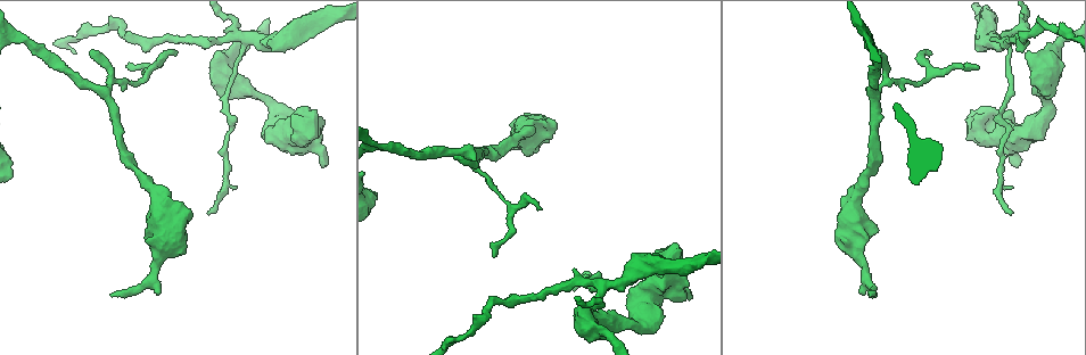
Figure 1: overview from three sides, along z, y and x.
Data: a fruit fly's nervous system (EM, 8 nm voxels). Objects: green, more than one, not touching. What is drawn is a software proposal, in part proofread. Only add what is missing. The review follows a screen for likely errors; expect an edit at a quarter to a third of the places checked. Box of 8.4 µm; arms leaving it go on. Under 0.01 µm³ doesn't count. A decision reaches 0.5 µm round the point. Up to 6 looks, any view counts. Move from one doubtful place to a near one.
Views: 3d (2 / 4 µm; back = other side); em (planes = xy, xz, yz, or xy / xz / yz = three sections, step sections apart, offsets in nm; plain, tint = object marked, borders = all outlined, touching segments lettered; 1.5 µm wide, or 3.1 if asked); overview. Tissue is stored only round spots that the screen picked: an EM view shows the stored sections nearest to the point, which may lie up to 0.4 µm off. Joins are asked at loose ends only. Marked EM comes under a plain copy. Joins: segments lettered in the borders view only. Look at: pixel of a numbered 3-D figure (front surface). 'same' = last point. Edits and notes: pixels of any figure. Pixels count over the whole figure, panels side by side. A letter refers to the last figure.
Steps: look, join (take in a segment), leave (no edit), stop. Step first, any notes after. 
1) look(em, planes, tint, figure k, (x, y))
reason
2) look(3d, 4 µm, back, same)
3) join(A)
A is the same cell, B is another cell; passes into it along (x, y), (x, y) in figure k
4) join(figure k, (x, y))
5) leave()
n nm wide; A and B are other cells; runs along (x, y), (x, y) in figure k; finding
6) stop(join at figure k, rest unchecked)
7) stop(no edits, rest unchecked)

look(3d, 2 µm, figure 1, (574, 289))
thin end

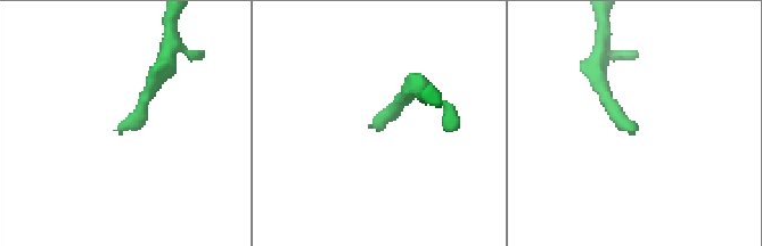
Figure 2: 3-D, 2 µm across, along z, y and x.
look(em, xy, step 4, tint, figure 2, (376, 127))
now the EM

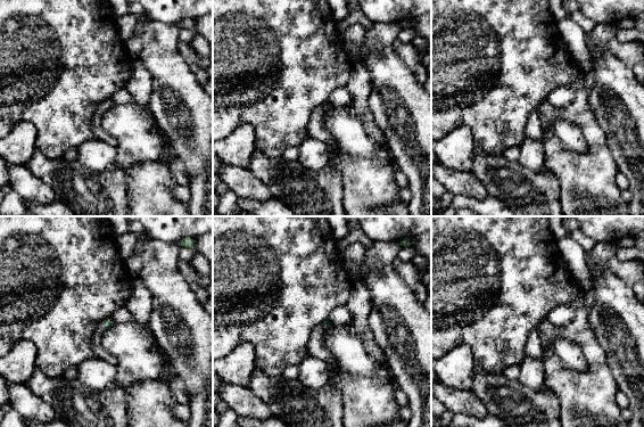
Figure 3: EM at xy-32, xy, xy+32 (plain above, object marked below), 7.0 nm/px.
look(em, planes, borders, same)
another direction

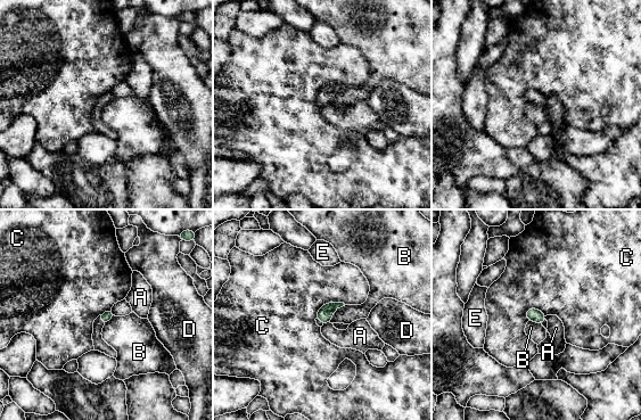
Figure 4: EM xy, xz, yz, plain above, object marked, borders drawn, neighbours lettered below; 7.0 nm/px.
leave()
A, B, C, D and E are other cells; border along (345, 304), (326, 303), (314, 318) in figure 4; none of them fits

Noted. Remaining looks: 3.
look(3d, 4 µm, figure 1, (868, 295))
tapers out

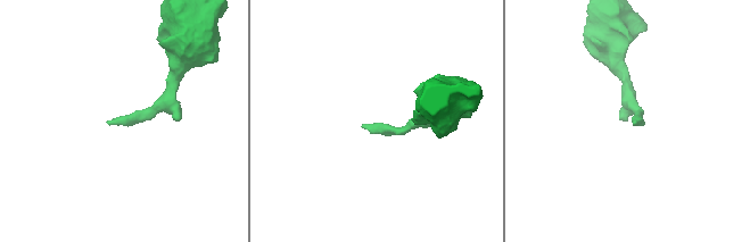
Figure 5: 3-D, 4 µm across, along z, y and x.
look(em, planes, borders, figure 5, (363, 124))

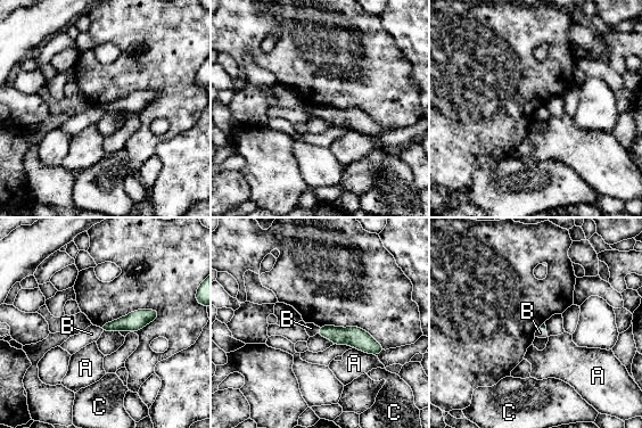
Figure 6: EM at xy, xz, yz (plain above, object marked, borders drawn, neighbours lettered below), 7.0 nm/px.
join(B)
B is the same cell, A and C are other cells; passes into it along (352, 336), (318, 330), (311, 328) in figure 6; it goes on there

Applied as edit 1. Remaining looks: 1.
stop(join at figure 6, rest unchecked)

